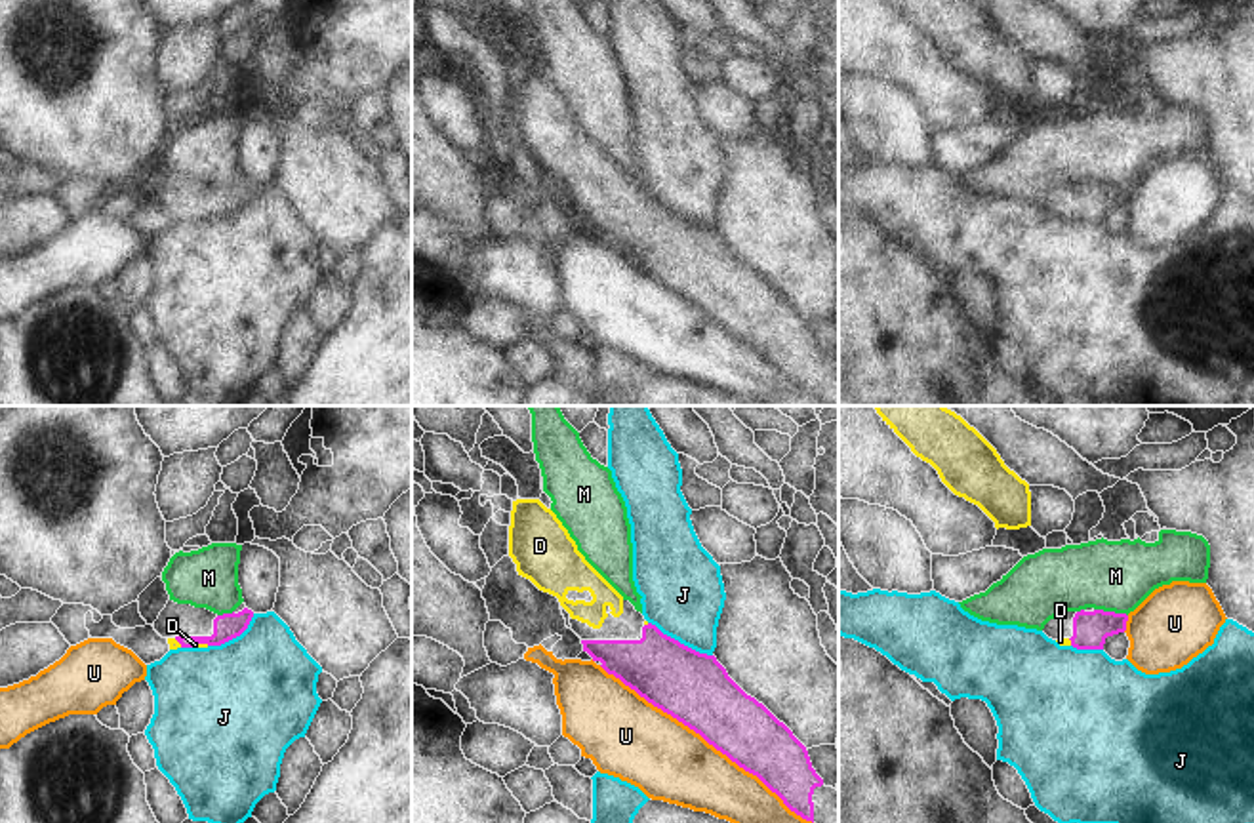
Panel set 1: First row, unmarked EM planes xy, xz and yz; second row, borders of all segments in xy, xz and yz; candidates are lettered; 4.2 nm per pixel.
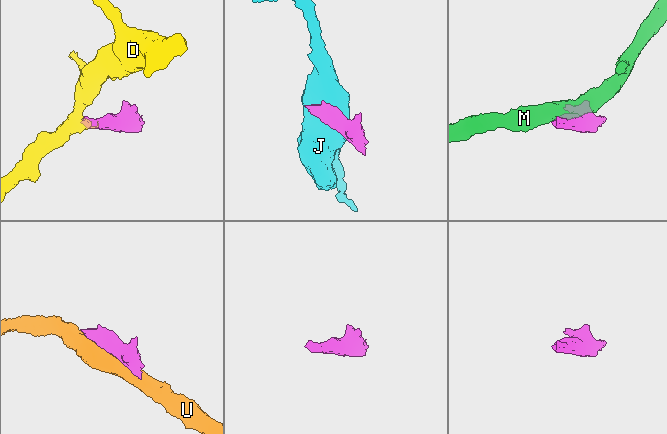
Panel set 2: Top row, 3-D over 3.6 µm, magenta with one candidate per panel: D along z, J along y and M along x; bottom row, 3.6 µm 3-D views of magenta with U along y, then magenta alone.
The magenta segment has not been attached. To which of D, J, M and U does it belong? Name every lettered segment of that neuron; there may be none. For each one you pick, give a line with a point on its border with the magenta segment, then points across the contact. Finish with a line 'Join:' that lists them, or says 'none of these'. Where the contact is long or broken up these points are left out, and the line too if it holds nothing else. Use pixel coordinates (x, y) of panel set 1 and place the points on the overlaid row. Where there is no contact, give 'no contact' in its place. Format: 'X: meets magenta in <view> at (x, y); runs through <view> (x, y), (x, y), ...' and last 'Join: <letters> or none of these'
D: meets magenta in xy at (199, 642); runs through xy (229, 625), (214, 641), (199, 642), (195, 644)
Join: D

